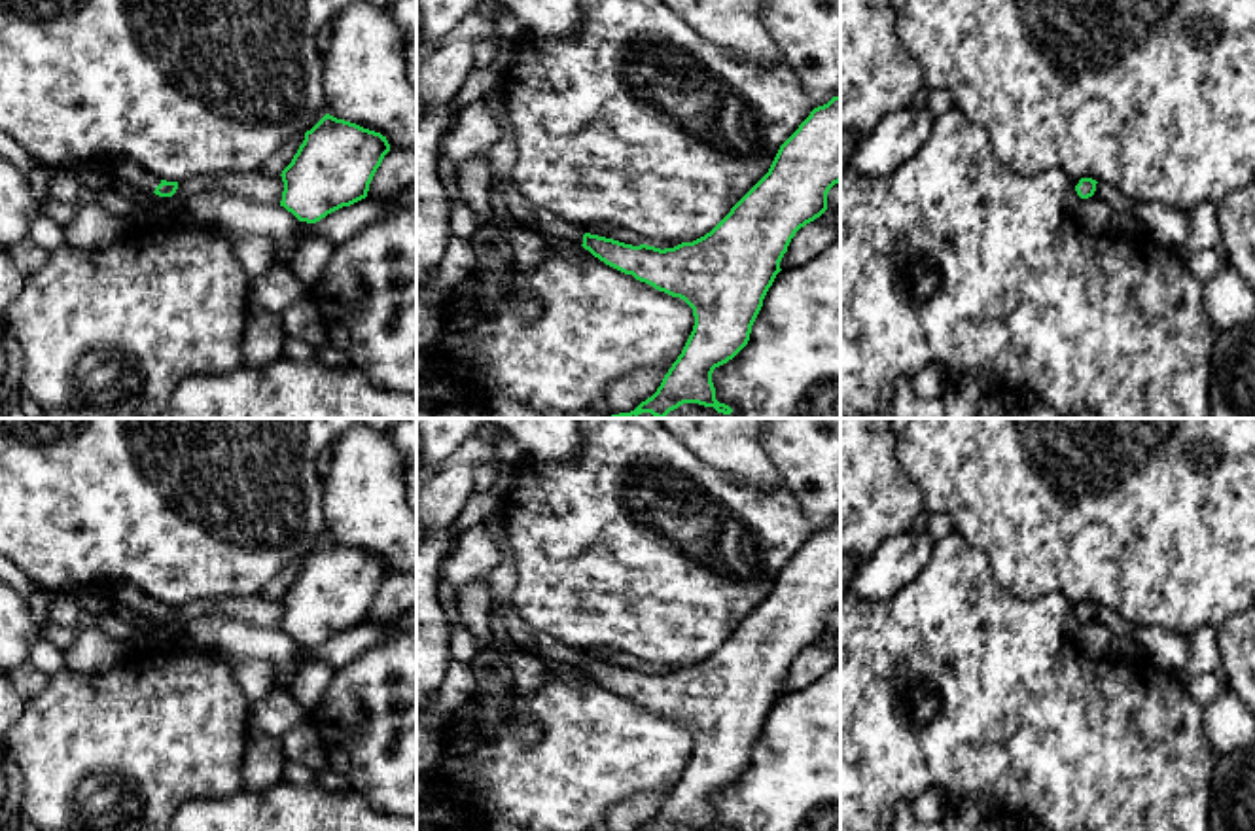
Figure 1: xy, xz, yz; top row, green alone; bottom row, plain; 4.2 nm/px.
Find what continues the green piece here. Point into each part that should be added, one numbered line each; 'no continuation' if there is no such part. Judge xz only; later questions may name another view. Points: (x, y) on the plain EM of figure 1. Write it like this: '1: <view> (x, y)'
1: xz (549, 648)

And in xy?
1: xy (127, 595)

